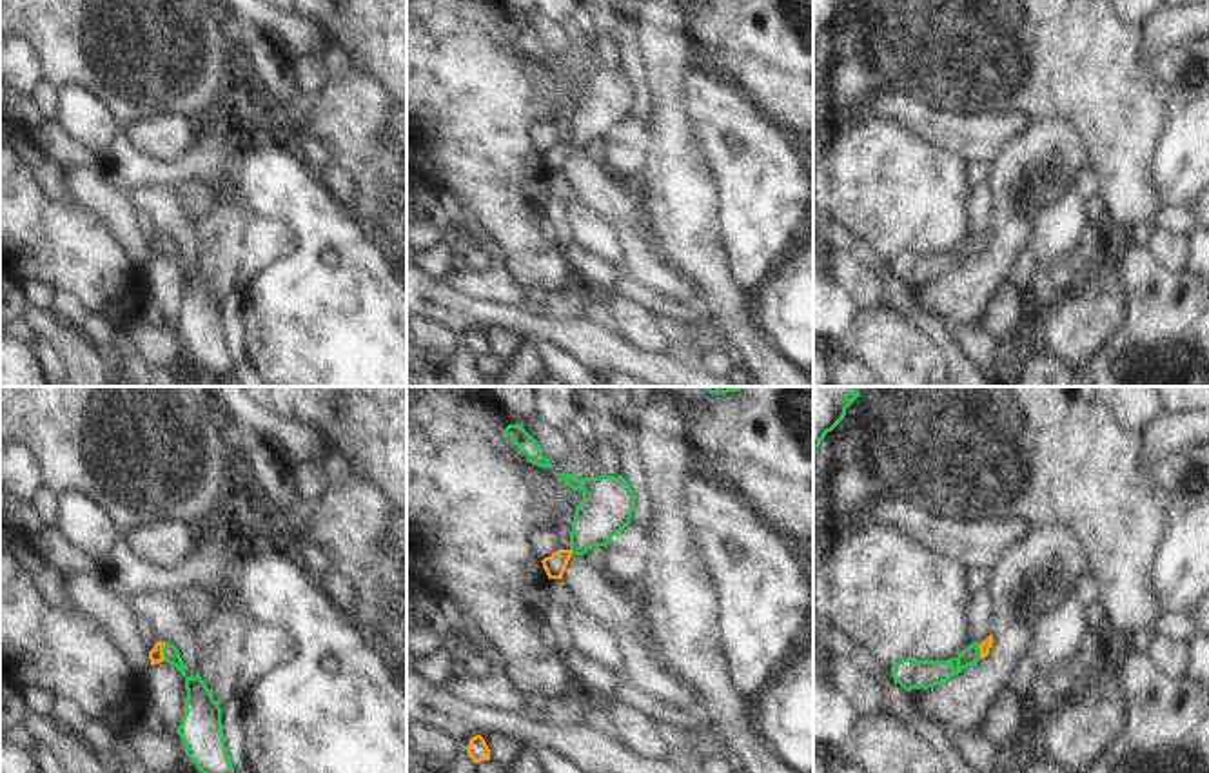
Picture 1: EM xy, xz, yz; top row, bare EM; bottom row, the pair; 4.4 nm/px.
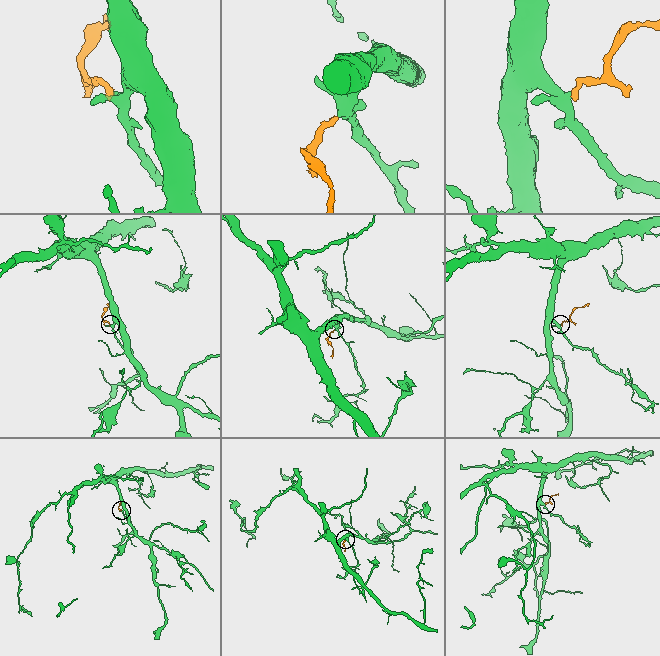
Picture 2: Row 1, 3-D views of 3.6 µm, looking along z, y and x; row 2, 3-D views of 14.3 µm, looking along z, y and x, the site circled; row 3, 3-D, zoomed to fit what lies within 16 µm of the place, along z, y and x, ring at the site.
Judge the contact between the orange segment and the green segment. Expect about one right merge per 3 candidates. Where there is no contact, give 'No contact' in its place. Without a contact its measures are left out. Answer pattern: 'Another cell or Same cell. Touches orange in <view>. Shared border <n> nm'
Same cell. Touches orange in xy. Shared border 70 nm

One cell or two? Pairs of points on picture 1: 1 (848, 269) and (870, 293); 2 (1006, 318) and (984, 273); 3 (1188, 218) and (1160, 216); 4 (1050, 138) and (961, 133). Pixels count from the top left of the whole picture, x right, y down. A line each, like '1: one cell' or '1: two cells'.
1: one cell
2: two cells
3: one cell
4: two cells

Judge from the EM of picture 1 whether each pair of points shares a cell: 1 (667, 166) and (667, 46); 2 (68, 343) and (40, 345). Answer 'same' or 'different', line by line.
1: same
2: different

